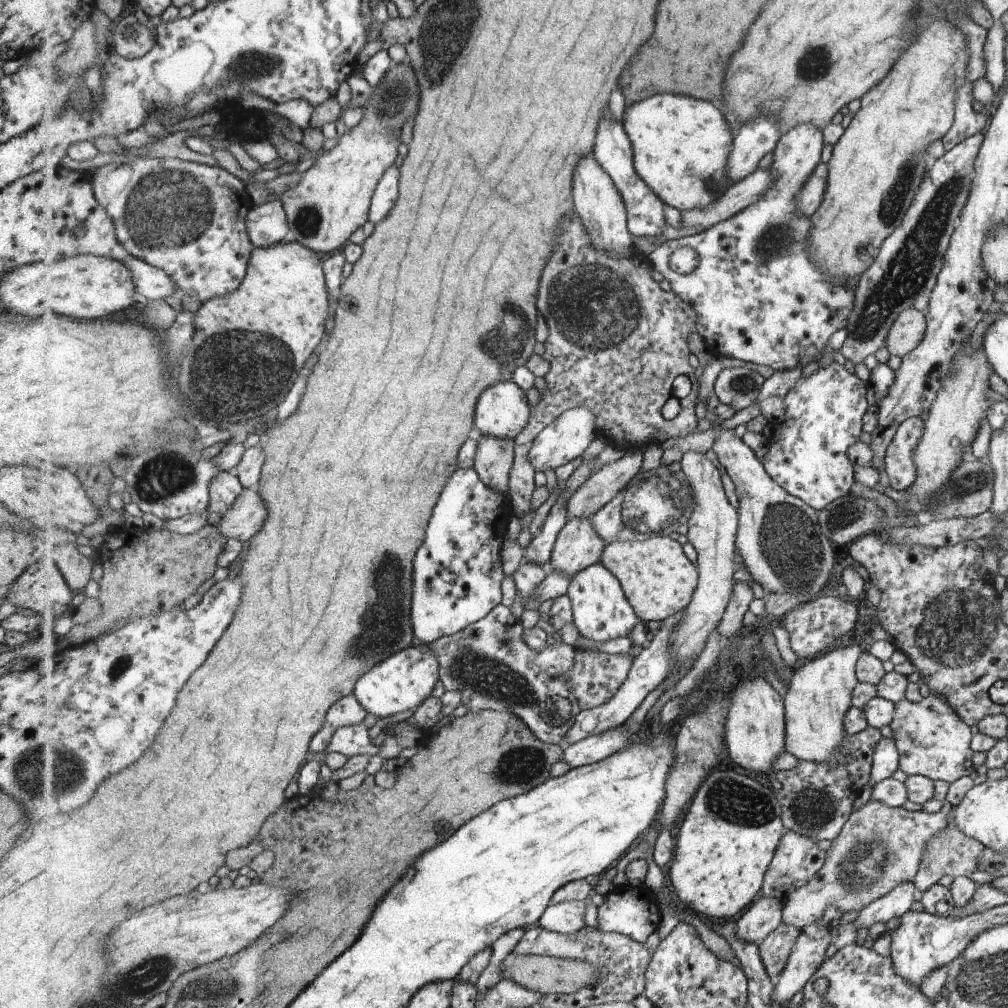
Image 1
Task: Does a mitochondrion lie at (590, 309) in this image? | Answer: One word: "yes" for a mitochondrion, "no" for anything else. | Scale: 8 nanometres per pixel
yes

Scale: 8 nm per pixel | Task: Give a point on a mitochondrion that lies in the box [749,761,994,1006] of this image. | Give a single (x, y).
(868, 863)

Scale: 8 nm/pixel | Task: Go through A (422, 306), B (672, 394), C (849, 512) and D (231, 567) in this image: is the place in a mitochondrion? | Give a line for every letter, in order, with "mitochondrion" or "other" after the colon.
A: other
B: other
C: mitochondrion
D: other

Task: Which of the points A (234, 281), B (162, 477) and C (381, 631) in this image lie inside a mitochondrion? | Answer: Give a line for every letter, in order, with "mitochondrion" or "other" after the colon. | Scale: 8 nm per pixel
A: other
B: mitochondrion
C: mitochondrion

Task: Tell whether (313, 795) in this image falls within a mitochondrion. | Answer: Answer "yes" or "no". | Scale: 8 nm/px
no

